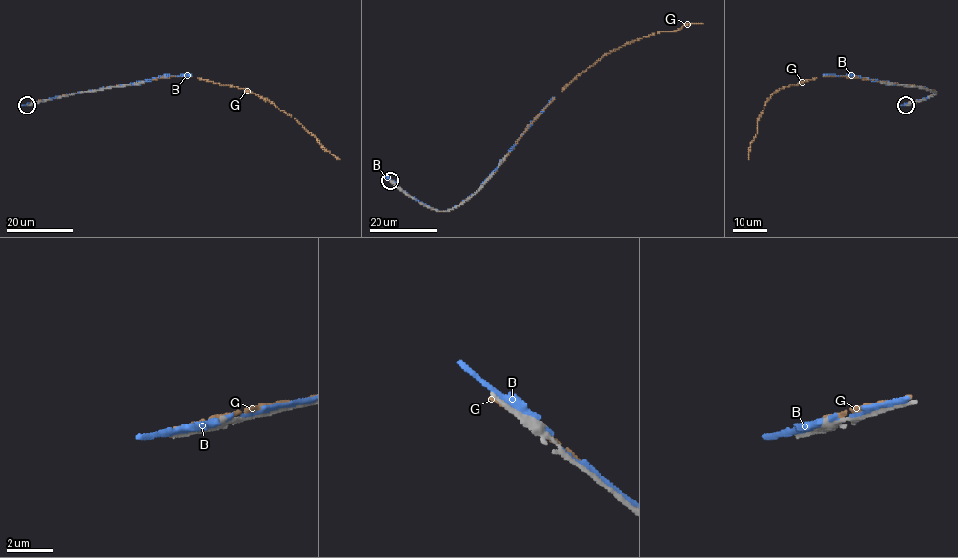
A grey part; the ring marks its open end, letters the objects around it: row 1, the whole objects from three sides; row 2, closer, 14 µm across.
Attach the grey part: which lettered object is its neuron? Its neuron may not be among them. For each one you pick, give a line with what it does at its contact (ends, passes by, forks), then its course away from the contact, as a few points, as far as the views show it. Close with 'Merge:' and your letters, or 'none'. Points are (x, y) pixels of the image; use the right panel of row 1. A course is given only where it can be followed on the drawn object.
Merge: none

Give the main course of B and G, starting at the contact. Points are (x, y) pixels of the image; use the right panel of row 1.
B: (909, 104), (936, 92), (852, 75), (824, 74)
G: (909, 104), (936, 92), (857, 77), (808, 79), (779, 88), (766, 100), (758, 118), (749, 159)

